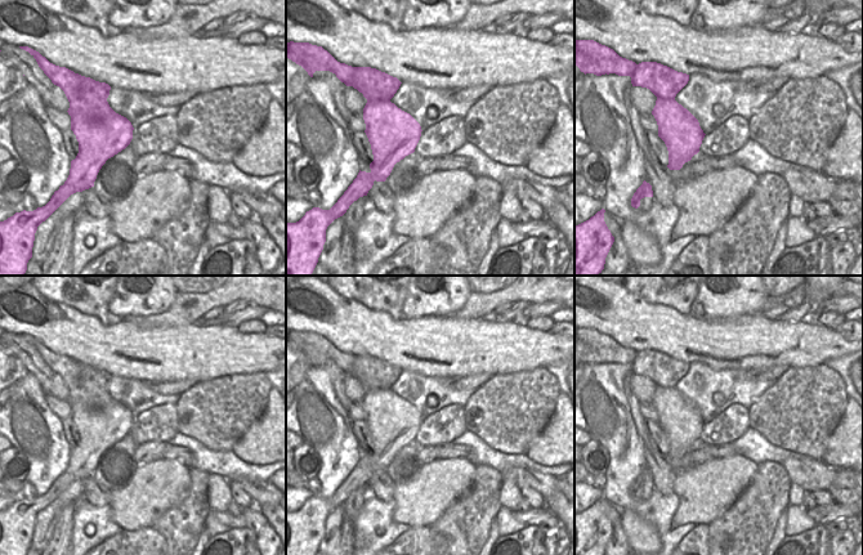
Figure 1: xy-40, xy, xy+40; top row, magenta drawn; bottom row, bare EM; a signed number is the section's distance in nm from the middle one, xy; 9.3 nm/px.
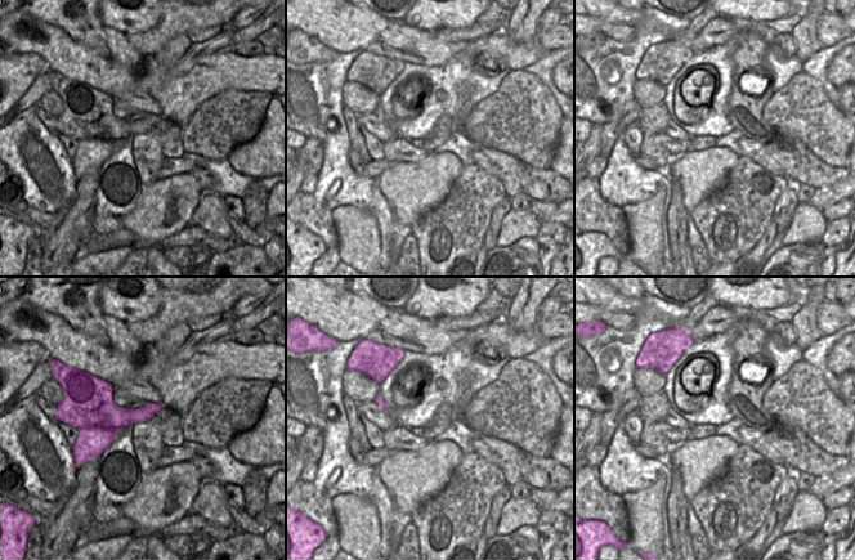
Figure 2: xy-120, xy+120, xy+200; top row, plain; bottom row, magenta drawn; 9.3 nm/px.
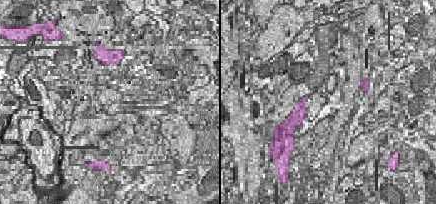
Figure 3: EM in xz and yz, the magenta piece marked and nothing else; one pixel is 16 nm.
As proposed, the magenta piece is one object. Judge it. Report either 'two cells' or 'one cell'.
two cells

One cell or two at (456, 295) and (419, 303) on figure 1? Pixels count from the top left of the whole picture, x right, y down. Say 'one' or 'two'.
one

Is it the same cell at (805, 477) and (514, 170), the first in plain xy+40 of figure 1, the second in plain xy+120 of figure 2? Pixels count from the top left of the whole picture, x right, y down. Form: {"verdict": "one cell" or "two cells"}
{"verdict": "one cell"}

